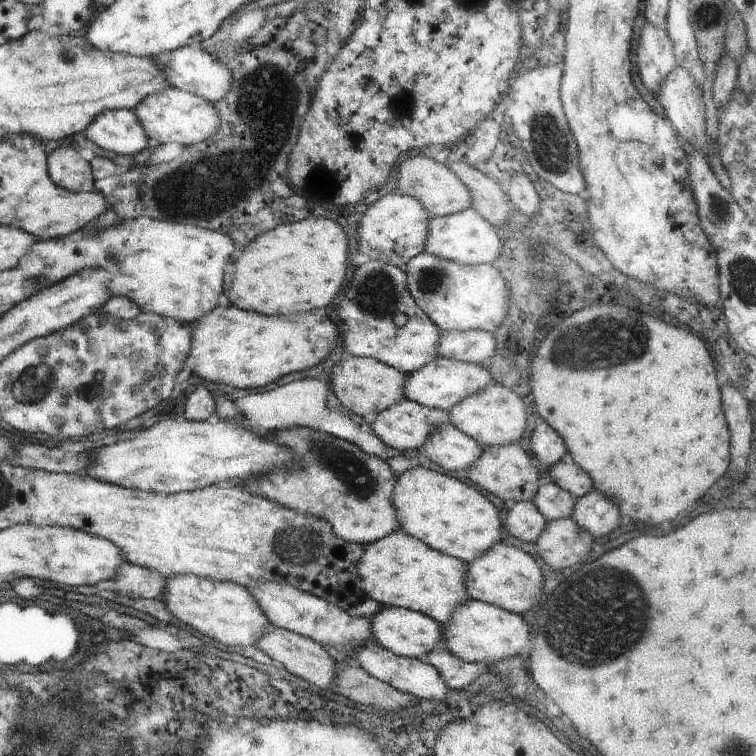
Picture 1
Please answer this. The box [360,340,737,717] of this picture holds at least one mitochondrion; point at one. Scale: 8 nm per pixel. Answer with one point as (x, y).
(619, 609)

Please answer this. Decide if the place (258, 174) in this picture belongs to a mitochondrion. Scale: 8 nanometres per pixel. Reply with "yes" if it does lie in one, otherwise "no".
yes

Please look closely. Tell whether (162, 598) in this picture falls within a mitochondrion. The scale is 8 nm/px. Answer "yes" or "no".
no

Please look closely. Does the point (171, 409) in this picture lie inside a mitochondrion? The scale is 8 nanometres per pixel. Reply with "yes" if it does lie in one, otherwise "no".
no

